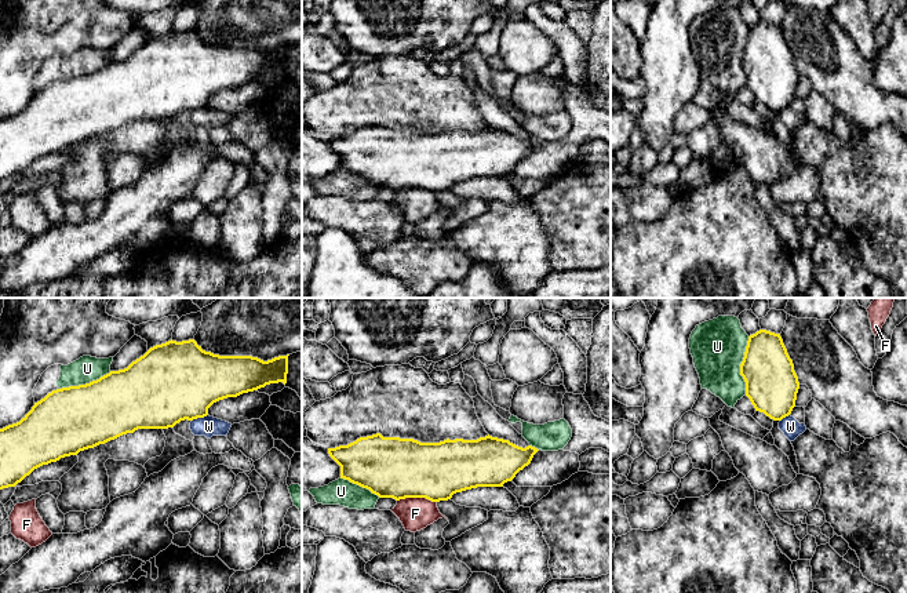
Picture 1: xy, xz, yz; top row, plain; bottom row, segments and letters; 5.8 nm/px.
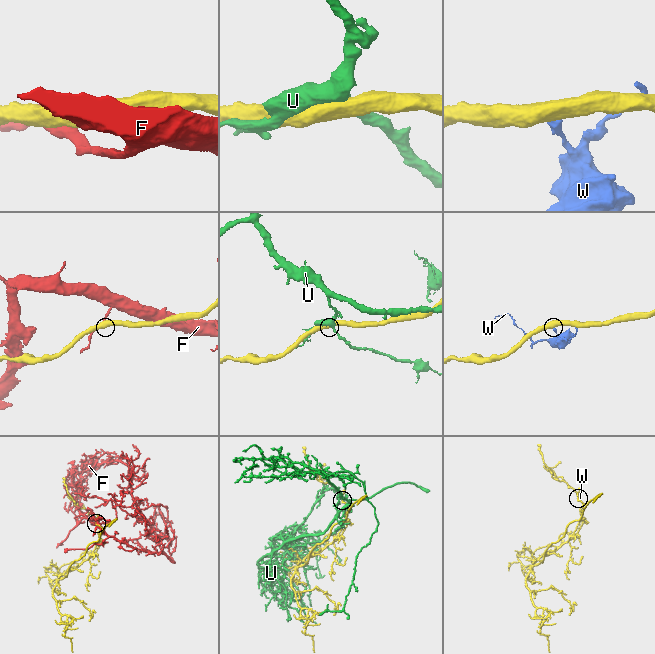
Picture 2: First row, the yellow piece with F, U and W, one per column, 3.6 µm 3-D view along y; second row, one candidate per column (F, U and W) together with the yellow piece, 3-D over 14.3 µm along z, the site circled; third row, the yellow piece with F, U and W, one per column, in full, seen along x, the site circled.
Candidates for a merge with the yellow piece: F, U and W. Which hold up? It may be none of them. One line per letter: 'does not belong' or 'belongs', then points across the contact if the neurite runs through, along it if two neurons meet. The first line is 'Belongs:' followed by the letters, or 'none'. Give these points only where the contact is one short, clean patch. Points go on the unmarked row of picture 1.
Belongs: none
F: does not belong
U: does not belong
W: does not belong; border along xy (207, 105), (192, 112)

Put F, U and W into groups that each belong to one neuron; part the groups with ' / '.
F / U / W

